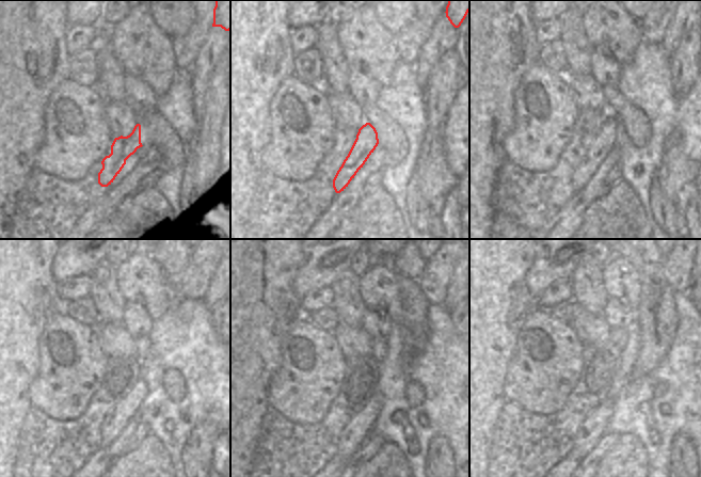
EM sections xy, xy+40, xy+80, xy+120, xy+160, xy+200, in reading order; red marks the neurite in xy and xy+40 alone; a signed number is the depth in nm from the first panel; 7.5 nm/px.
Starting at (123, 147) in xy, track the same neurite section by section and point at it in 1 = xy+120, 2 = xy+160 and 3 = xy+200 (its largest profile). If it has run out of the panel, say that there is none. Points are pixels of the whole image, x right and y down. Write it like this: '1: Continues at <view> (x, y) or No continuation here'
1: Continues at xy+120 (127, 408)
2: Continues at xy+160 (360, 425)
3: Continues at xy+200 (595, 426)

